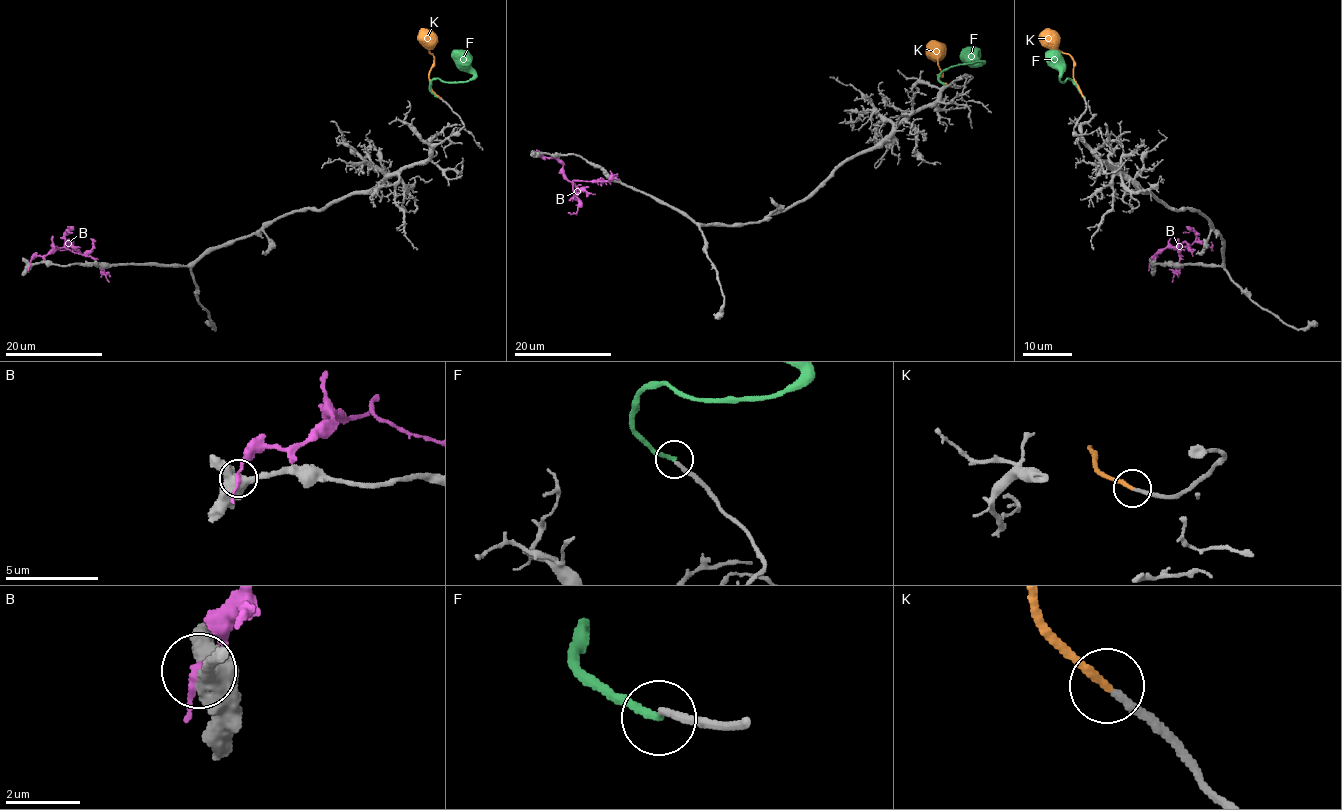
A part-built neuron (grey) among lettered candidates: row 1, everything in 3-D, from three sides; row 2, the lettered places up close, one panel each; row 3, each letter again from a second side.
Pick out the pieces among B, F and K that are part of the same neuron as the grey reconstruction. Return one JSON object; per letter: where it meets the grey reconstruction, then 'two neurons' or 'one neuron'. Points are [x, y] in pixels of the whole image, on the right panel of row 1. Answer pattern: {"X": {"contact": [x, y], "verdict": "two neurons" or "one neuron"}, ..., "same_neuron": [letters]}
{"B": {"contact": [1150, 264], "verdict": "two neurons"}, "F": {"contact": [1085, 98], "verdict": "two neurons"}, "K": {"contact": [1084, 98], "verdict": "one neuron"}, "same_neuron": ["K"]}

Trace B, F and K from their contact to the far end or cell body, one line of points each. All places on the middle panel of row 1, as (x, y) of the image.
B: (538, 152), (543, 157), (555, 158), (563, 165), (563, 174), (571, 181), (609, 181), (617, 174)
F: (949, 86), (939, 80), (944, 70), (958, 64), (981, 62), (962, 52)
K: (949, 85), (938, 75), (942, 74), (934, 57), (934, 46)

